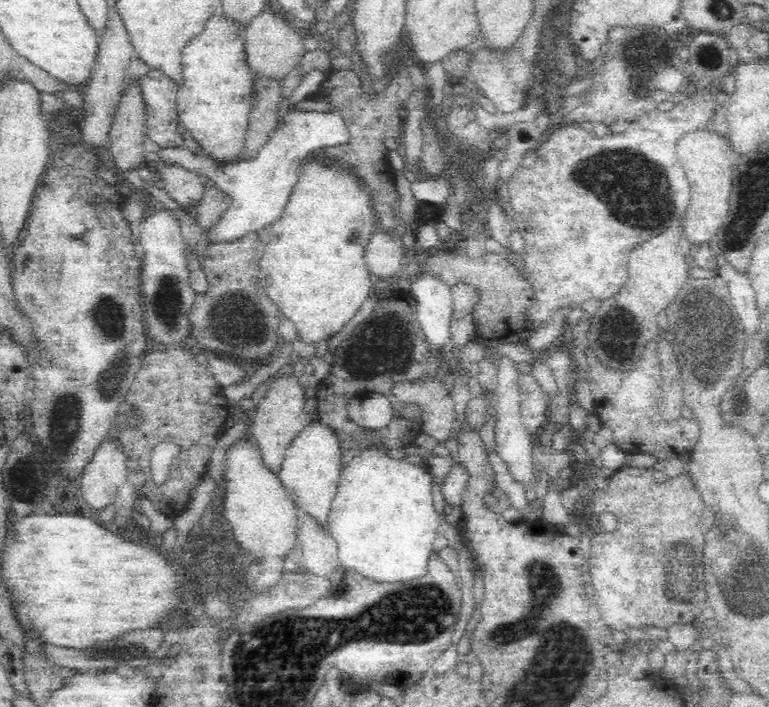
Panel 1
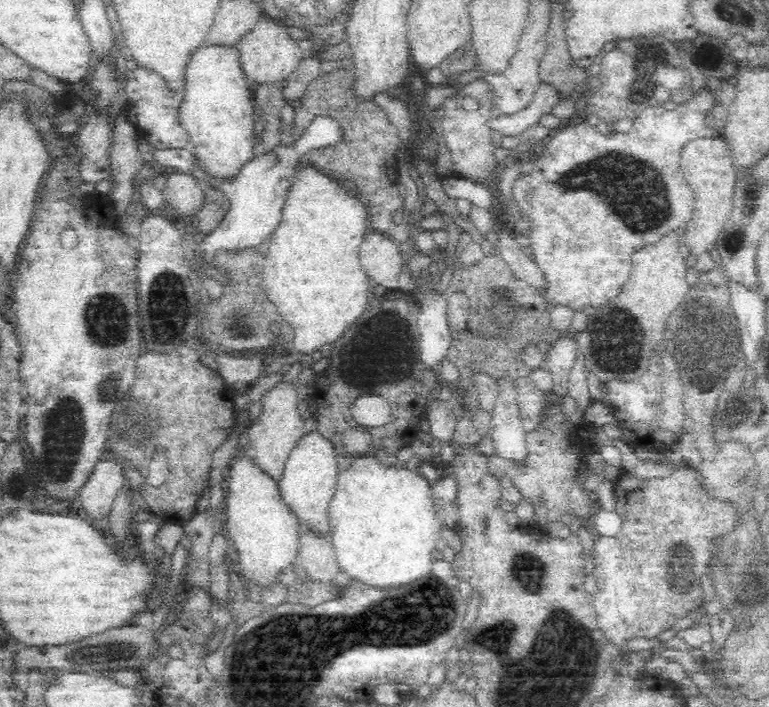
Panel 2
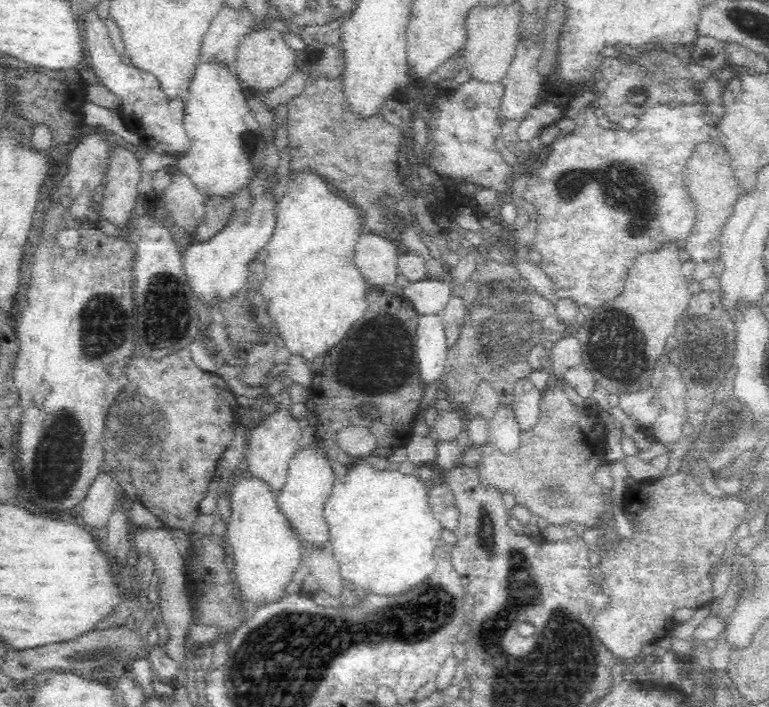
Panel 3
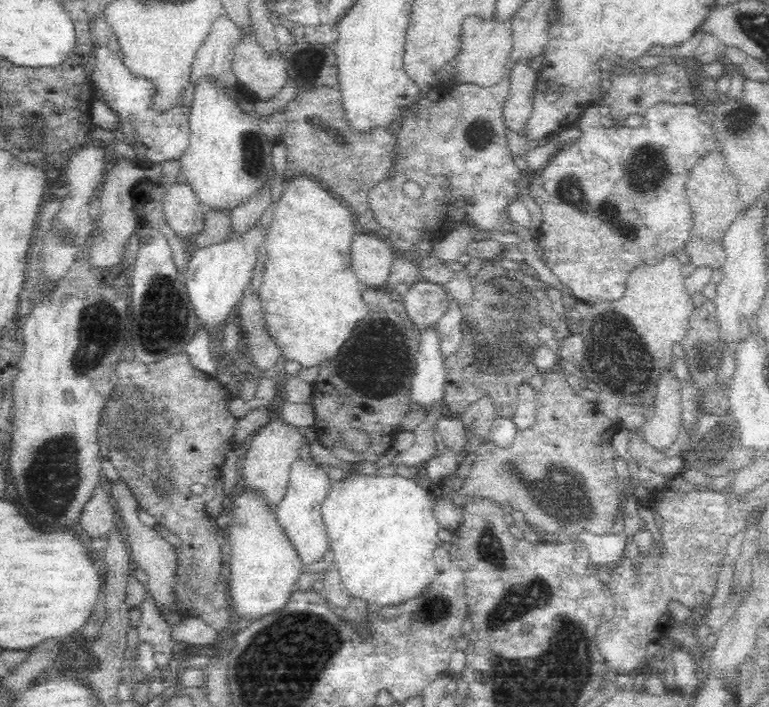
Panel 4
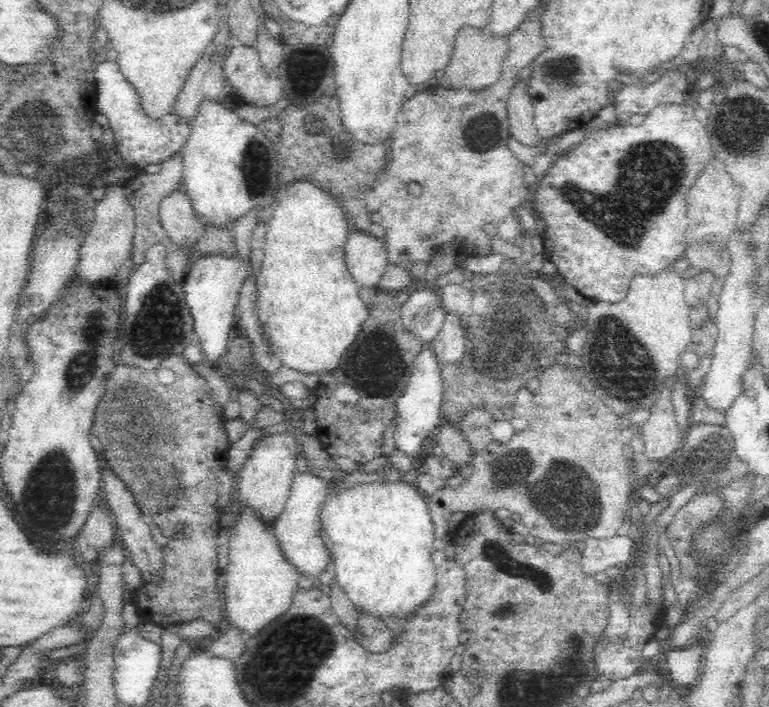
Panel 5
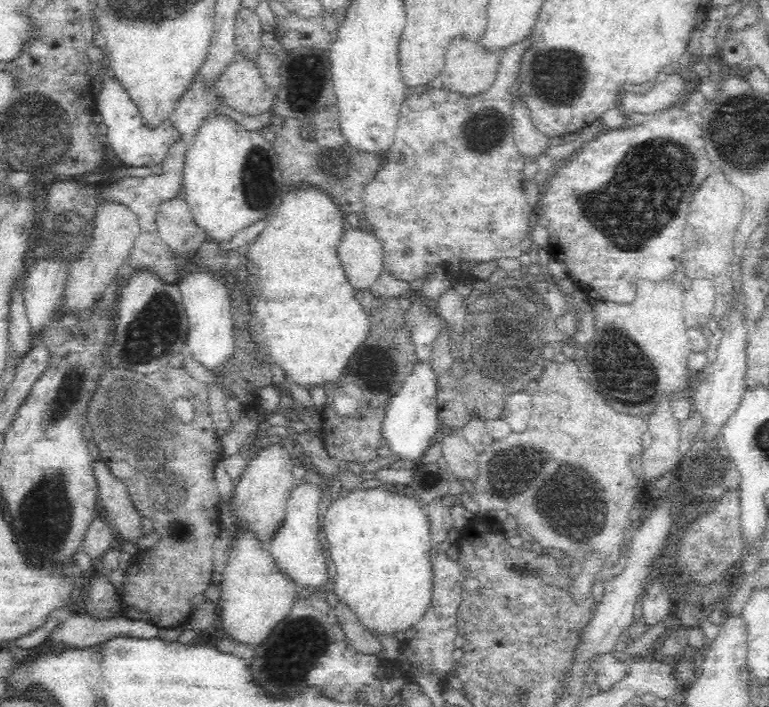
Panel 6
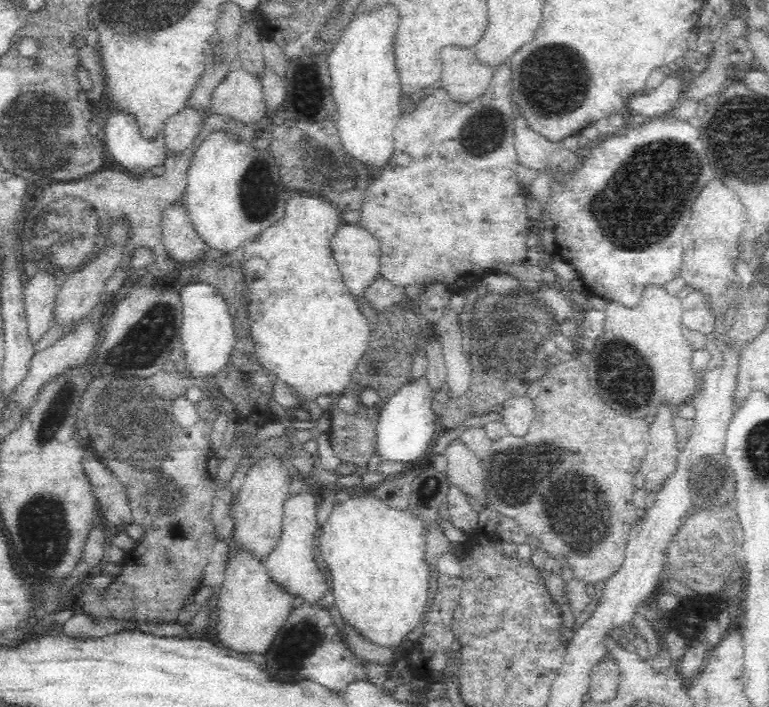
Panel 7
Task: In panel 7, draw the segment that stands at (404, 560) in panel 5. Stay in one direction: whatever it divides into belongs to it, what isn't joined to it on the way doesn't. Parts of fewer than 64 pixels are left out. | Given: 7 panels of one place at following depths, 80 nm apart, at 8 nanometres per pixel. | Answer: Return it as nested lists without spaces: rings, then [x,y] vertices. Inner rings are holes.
[[[364,489],[356,491],[355,493],[347,496],[342,502],[338,502],[332,513],[328,517],[325,524],[323,524],[322,534],[320,534],[320,554],[326,562],[327,570],[330,579],[332,579],[332,588],[329,591],[330,599],[336,603],[340,614],[344,619],[350,620],[352,625],[356,625],[365,636],[368,636],[369,640],[374,640],[377,644],[386,647],[397,647],[404,640],[406,640],[408,633],[420,624],[423,620],[425,610],[428,607],[430,601],[430,595],[433,592],[433,574],[431,568],[426,559],[426,547],[427,547],[427,524],[410,506],[406,508],[395,508],[391,506],[386,499],[373,494],[370,489]]]

